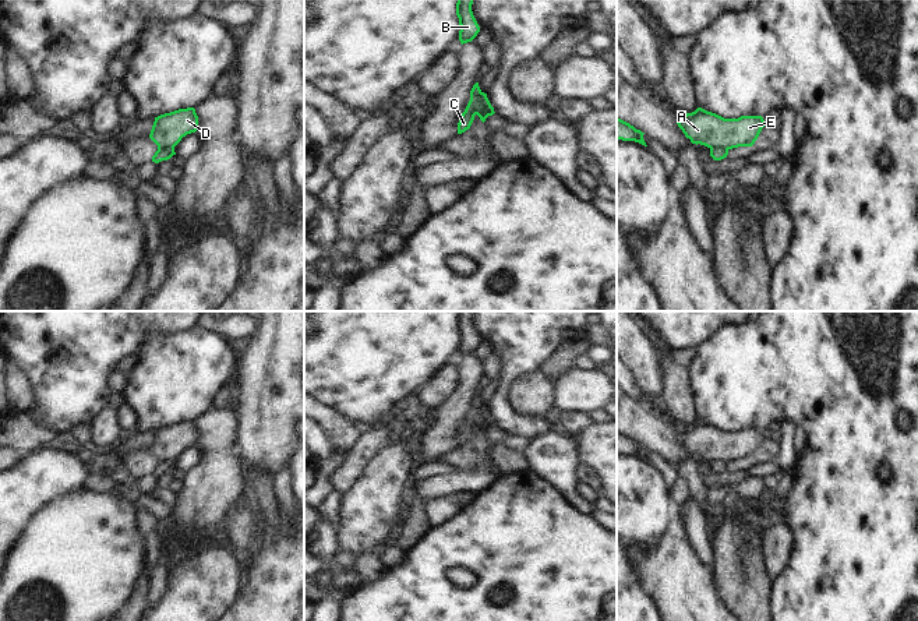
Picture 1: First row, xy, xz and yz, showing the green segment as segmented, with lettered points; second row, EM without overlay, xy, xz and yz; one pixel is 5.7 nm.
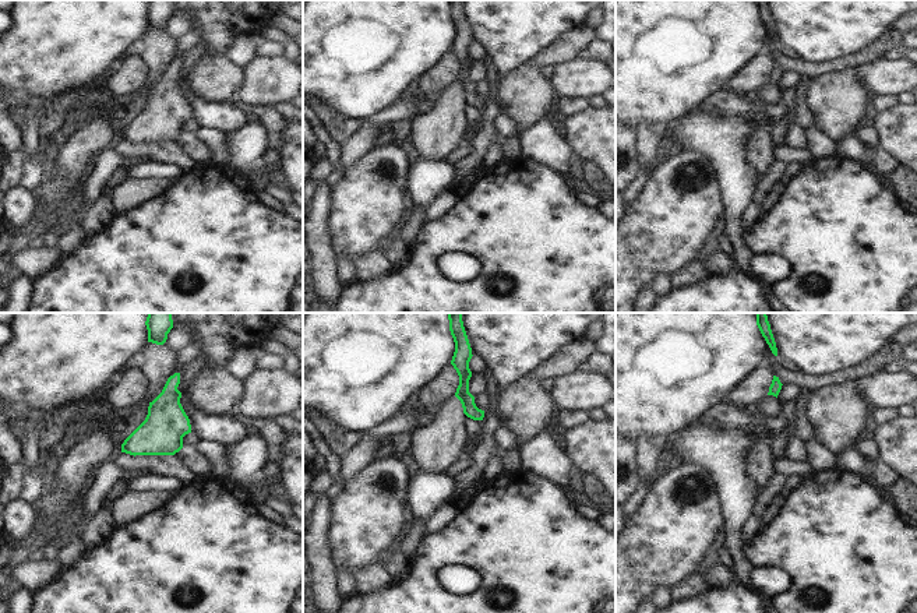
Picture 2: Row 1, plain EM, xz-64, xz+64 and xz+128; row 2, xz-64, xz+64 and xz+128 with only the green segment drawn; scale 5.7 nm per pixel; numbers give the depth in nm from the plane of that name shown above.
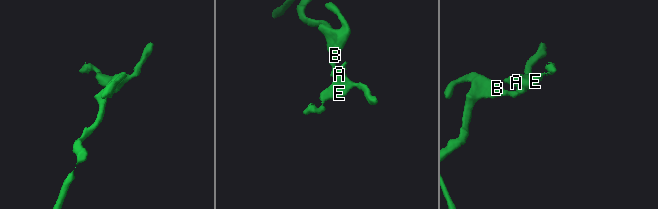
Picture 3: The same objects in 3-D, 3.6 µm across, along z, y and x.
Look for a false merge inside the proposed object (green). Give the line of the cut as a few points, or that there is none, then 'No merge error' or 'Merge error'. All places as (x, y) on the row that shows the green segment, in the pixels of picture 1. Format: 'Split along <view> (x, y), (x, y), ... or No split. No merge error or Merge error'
Split along xz (470, 94), (490, 115). Merge error.

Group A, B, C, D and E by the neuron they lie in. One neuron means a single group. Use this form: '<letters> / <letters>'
A C D E / B

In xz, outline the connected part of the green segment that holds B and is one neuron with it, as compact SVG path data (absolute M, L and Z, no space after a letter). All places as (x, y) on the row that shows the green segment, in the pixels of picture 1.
M458 0L456 15L459 18L459 40L460 43L472 42L480 32L480 27L472 11L473 0Z

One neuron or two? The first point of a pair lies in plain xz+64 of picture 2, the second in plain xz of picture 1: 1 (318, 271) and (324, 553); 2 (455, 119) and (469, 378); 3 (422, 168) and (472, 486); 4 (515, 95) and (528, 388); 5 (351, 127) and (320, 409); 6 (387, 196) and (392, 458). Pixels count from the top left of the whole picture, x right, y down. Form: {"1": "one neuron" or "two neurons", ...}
{"1": "one neuron", "2": "one neuron", "3": "one neuron", "4": "one neuron", "5": "one neuron", "6": "one neuron"}

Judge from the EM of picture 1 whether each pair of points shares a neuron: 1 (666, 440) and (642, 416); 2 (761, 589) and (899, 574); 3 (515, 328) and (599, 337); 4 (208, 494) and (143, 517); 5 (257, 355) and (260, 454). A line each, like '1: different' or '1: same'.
1: same
2: different
3: different
4: different
5: same

